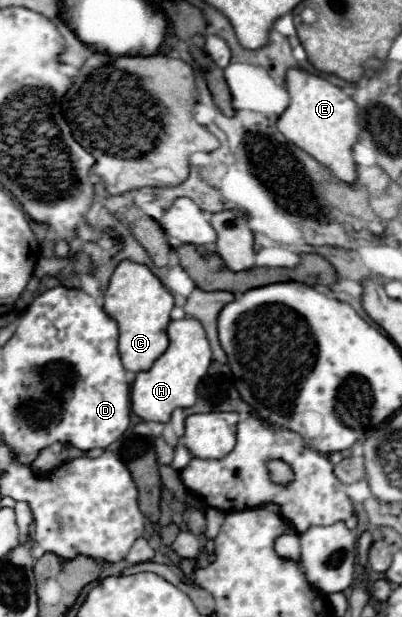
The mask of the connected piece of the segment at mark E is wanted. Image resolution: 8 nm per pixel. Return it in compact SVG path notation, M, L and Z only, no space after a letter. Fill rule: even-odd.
M303 69L287 71L287 91L291 95L291 105L277 121L279 131L307 155L329 167L339 181L349 185L355 183L357 167L353 161L353 145L359 141L361 133L355 101L327 79L309 75Z

